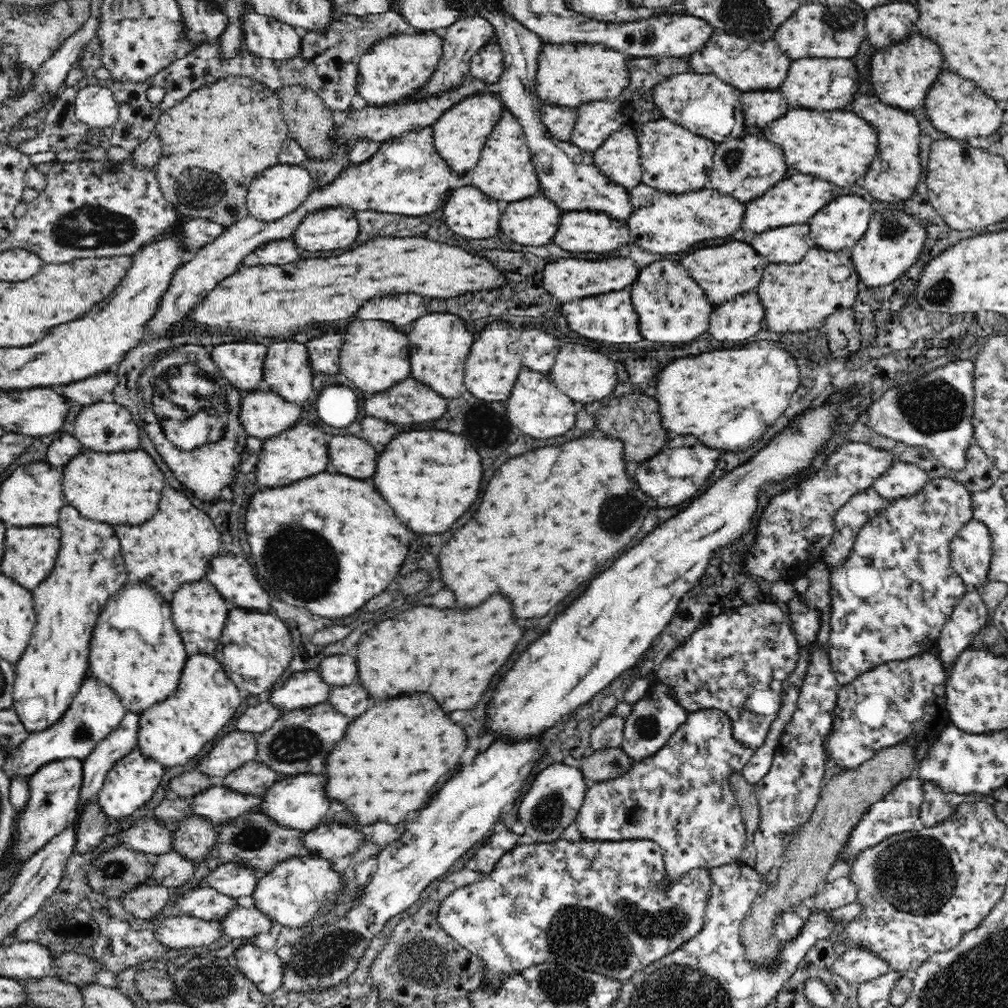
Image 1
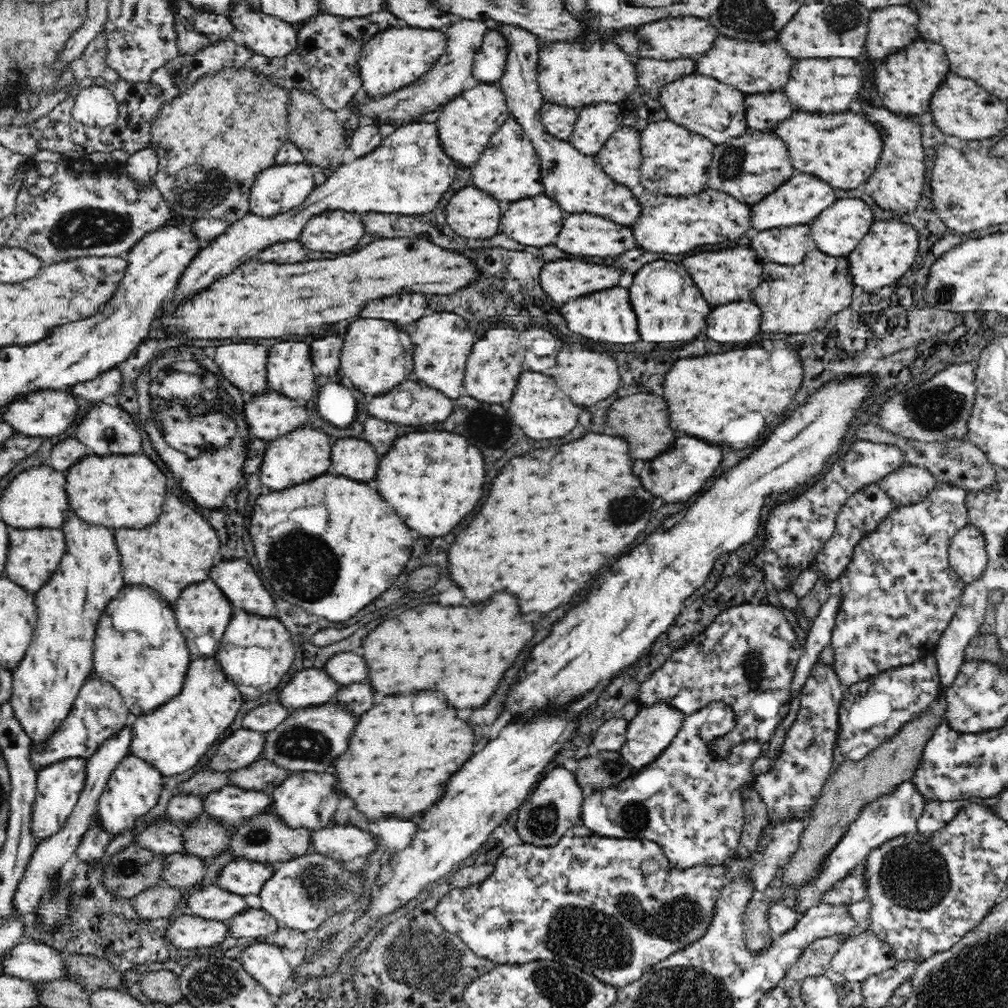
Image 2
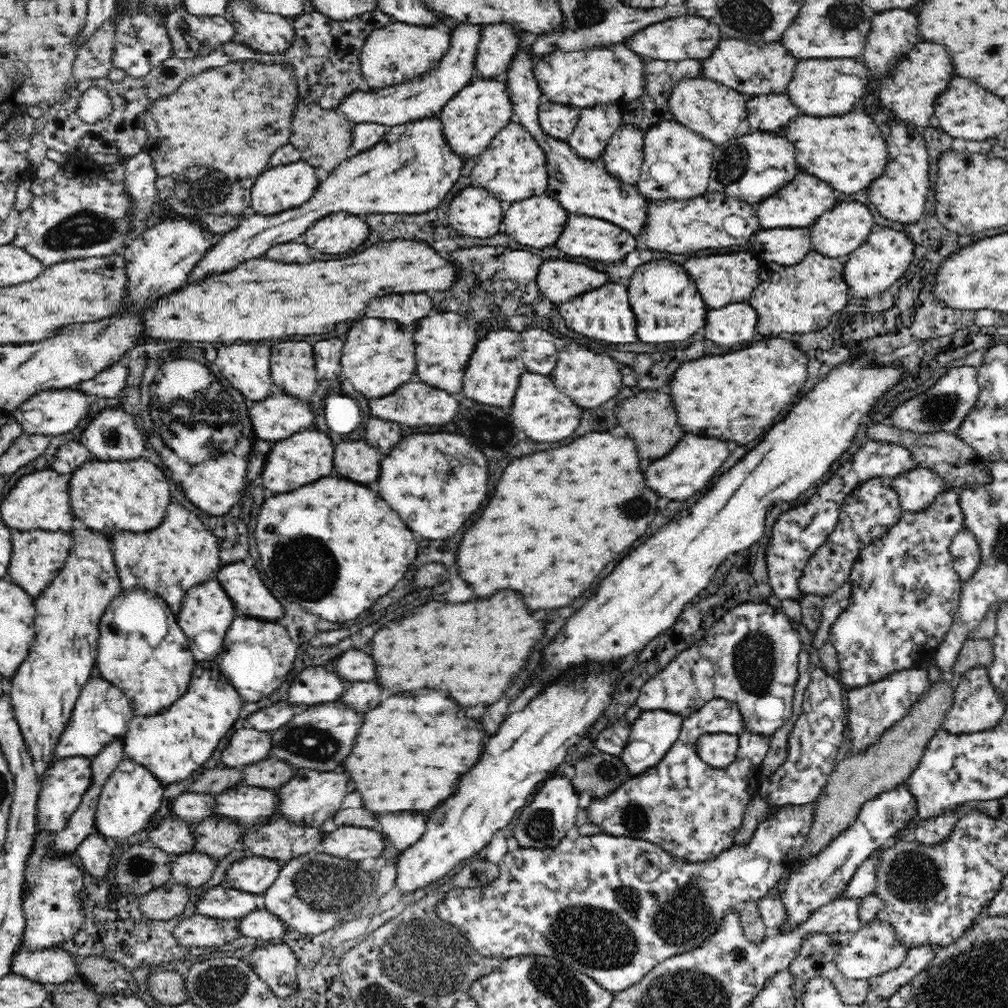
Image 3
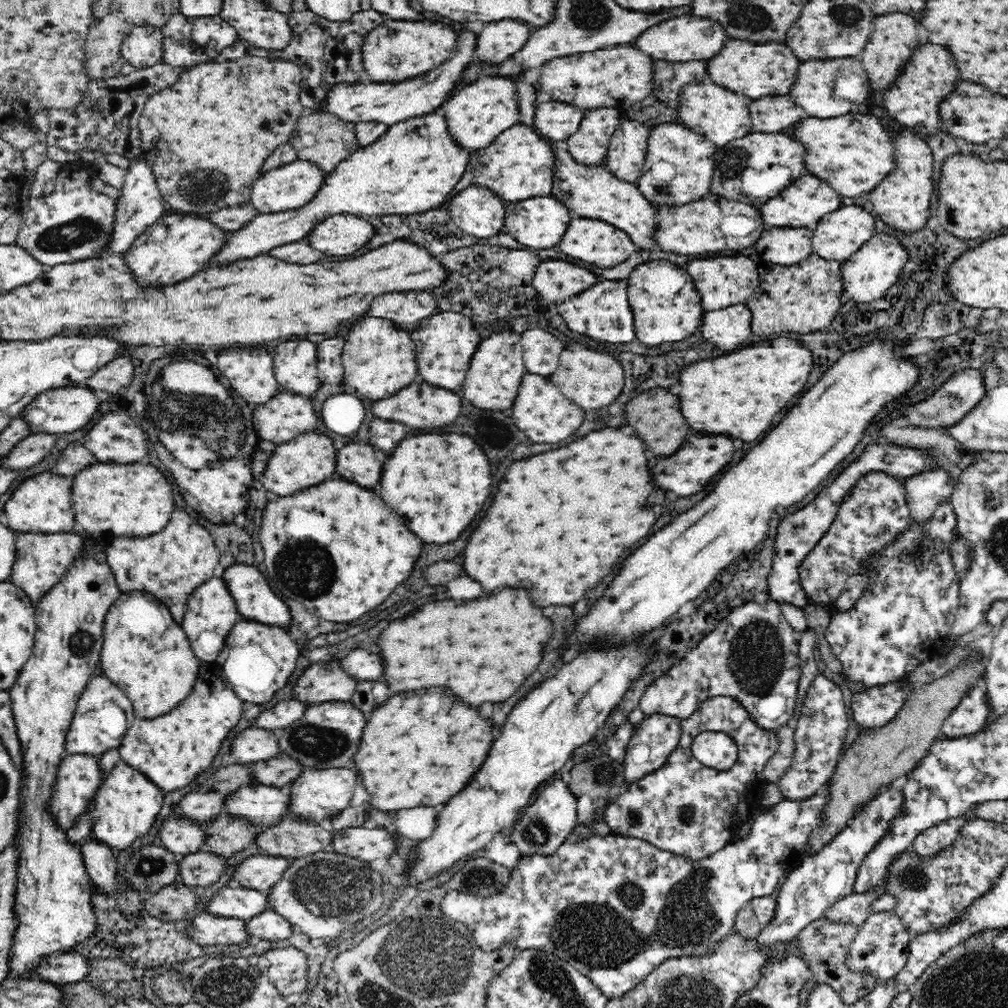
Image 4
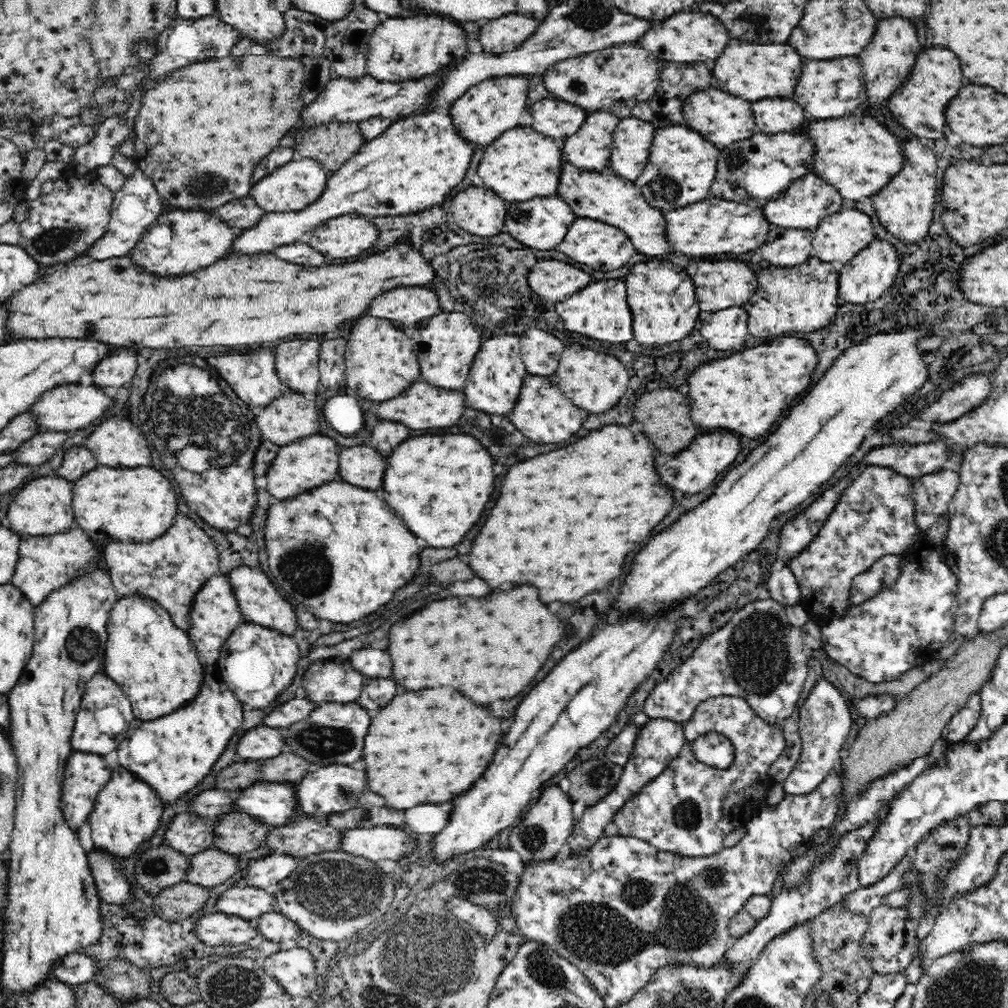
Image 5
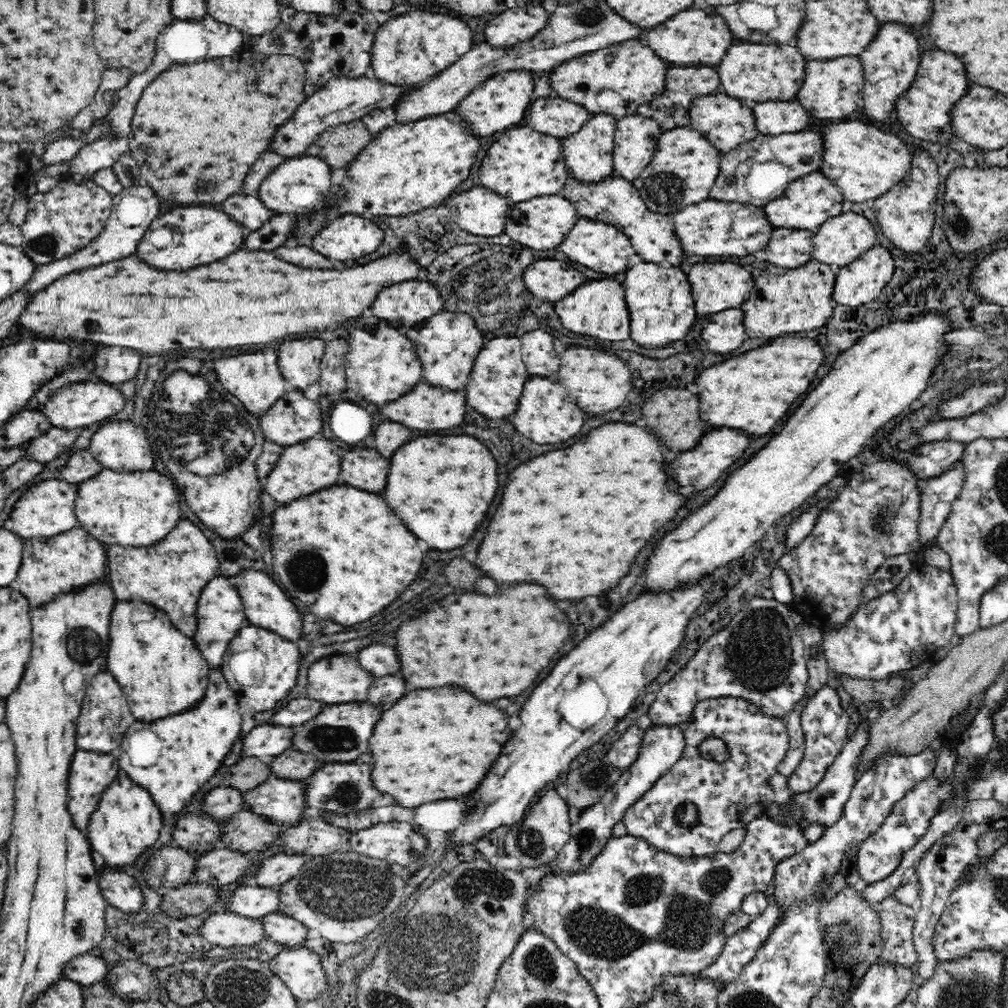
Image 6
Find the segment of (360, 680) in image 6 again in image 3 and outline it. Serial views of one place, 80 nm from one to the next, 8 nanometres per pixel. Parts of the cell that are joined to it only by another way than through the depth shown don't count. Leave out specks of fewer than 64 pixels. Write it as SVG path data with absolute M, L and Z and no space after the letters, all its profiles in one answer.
M318 666L306 668L295 676L288 688L288 704L301 709L316 706L317 704L338 701L344 692L342 680Z

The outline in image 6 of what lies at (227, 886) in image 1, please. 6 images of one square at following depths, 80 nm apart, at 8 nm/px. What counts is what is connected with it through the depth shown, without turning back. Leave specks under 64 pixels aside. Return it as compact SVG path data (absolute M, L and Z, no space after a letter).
M285 853L274 854L270 858L266 858L254 874L254 880L258 887L272 888L286 881L290 881L292 876L295 876L303 866L307 857L300 855L288 855Z

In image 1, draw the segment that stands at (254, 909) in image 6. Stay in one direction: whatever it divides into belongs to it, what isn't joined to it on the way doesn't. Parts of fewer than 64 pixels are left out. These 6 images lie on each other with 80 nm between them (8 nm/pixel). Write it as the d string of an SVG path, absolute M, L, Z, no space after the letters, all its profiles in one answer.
M197 886L184 892L174 904L178 916L217 922L224 918L229 911L232 911L235 906L235 901L228 896L223 896L206 886Z

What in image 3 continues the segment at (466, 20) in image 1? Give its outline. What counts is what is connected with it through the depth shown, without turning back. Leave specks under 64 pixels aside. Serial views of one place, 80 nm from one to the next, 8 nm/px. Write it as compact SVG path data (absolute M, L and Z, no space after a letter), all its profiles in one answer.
M459 22L449 32L450 42L447 53L428 72L405 82L403 85L379 91L356 91L342 103L340 108L353 125L376 123L384 126L398 126L410 121L437 115L446 103L472 82L478 45L482 38L481 24Z

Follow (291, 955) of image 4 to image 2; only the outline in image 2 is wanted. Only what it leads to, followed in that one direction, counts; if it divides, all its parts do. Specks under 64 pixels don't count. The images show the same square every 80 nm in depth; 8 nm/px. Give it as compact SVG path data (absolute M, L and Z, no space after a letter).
M259 941L244 948L238 960L242 969L272 998L283 996L283 986L290 980L292 968L284 959L280 947Z

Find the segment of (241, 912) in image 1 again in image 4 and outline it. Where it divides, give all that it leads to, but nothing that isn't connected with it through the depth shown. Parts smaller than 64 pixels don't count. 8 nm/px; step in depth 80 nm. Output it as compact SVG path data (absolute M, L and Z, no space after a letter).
M271 910L260 912L244 921L244 929L248 937L256 936L269 941L284 940L293 931L291 924L284 917Z

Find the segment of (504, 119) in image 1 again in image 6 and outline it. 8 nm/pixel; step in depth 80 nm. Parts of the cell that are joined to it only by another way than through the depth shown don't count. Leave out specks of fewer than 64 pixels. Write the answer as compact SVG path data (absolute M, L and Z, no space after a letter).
M530 125L516 126L505 131L490 146L492 168L480 168L480 178L486 186L508 194L516 202L530 200L534 196L558 194L566 178L563 157L563 139L536 132Z

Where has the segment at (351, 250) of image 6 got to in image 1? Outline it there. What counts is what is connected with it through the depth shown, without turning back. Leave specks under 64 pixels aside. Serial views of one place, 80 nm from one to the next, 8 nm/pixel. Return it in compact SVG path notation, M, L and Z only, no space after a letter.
M324 206L310 210L294 230L294 244L310 252L350 246L358 236L358 222L350 206Z

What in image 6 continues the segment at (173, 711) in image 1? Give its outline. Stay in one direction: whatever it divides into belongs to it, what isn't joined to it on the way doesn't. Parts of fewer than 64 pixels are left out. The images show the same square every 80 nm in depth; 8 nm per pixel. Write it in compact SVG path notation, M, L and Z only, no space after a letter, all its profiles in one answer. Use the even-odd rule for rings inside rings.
M210 667L204 696L198 700L196 706L187 707L178 714L170 714L168 718L160 718L156 722L136 720L128 728L118 752L120 768L124 768L130 778L134 778L134 782L145 786L153 794L154 802L161 807L163 814L177 813L191 800L198 788L210 780L214 770L230 752L240 734L240 724L242 704L226 683L220 667ZM142 730L154 732L160 738L162 746L160 754L156 756L156 762L152 762L150 766L140 766L140 760L134 758L132 740L148 738L148 734L140 734Z

